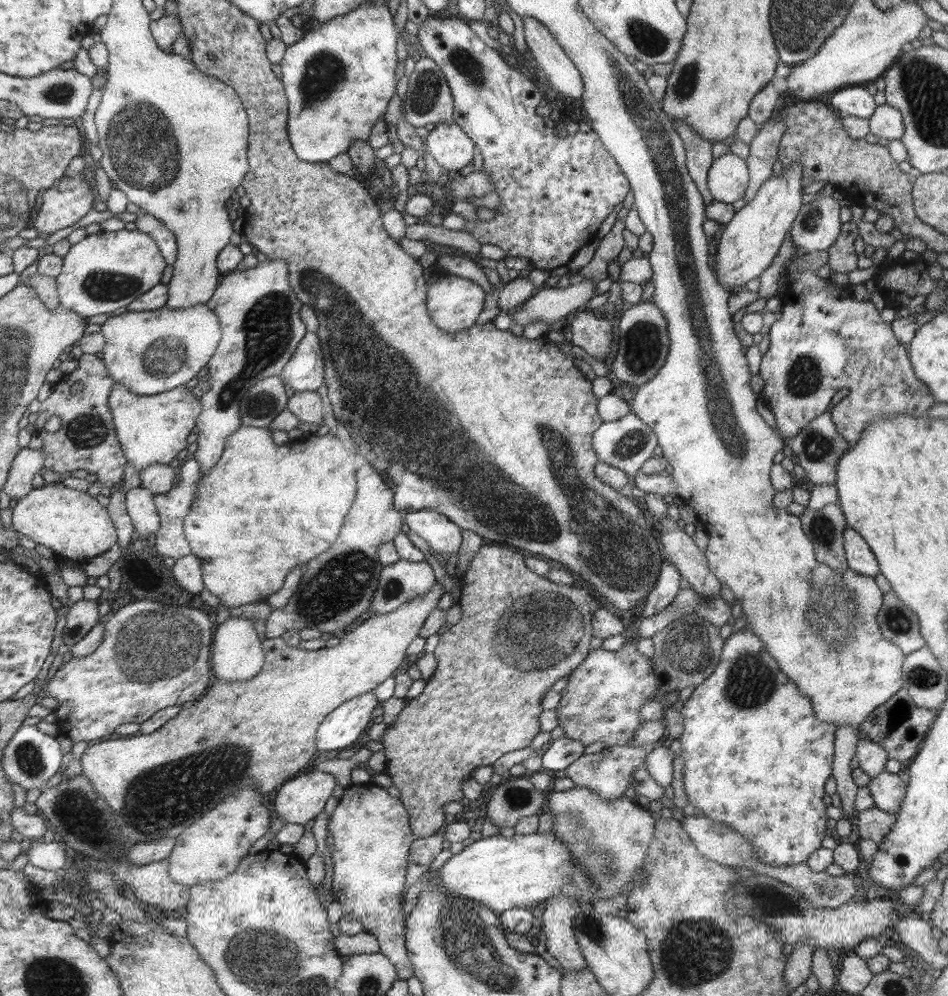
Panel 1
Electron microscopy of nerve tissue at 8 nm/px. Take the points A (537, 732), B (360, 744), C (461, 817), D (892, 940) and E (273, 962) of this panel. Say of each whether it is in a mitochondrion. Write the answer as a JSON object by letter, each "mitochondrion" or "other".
{"A":"other","B":"other","C":"other","D":"other","E":"mitochondrion"}

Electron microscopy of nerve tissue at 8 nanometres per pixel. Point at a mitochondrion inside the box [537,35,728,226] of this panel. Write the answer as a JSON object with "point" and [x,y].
{"point":[684,87]}

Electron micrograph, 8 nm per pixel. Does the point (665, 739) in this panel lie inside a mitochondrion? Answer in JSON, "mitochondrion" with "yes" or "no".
{"mitochondrion":"no"}

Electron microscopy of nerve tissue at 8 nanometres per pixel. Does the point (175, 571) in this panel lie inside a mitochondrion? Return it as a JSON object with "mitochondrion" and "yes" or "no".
{"mitochondrion":"no"}

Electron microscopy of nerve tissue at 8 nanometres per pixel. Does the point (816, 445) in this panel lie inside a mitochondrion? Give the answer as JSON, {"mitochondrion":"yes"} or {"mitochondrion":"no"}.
{"mitochondrion":"yes"}

